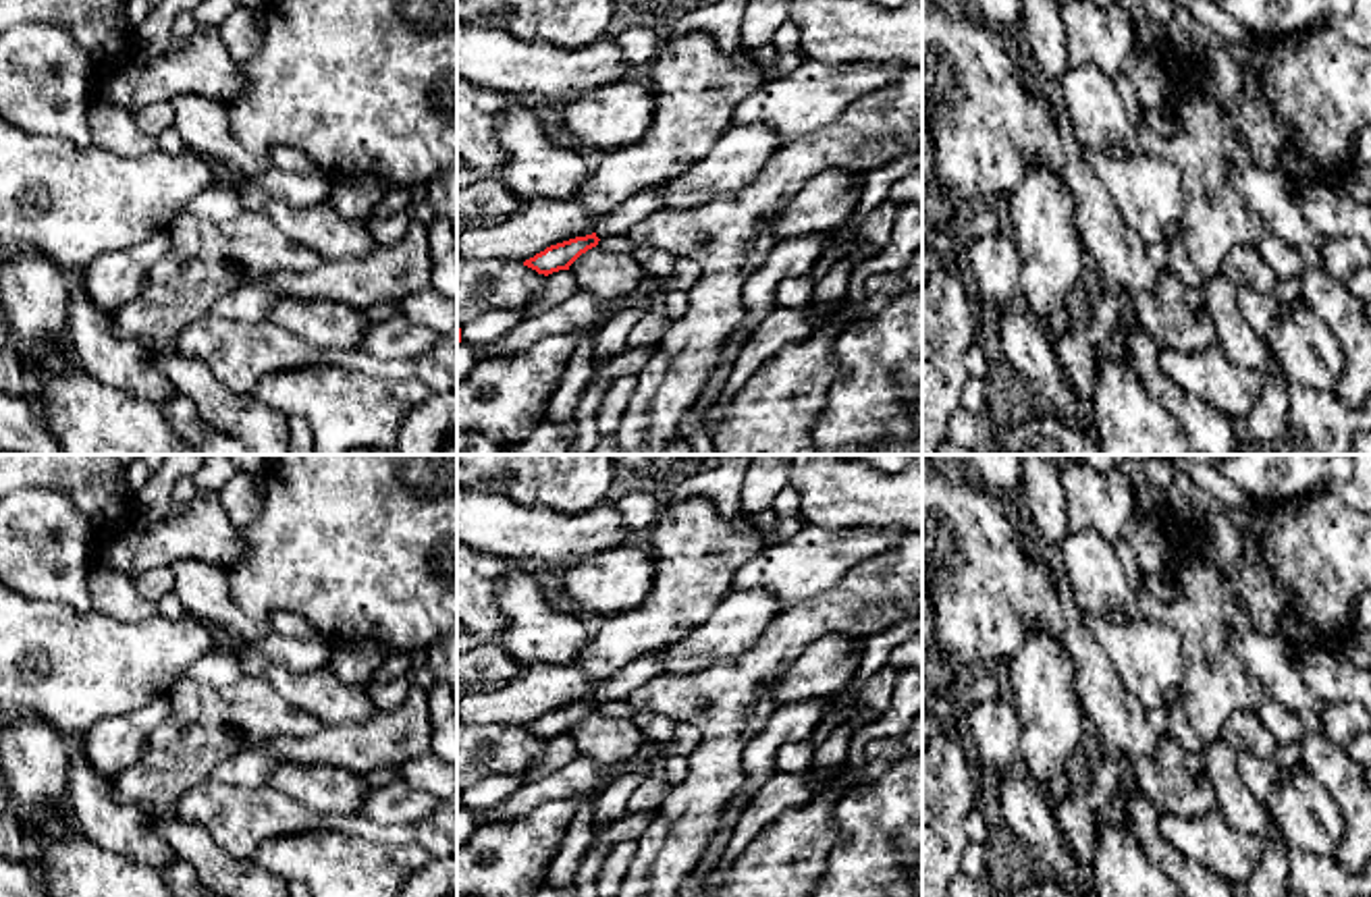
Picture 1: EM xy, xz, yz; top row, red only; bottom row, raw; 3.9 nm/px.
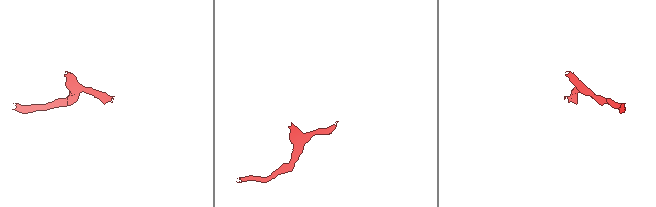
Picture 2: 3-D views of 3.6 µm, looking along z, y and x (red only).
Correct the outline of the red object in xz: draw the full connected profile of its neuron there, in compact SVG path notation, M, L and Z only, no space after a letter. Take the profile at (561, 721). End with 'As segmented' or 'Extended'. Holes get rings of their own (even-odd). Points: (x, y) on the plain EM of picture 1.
M658 654L644 656L627 664L621 673L607 679L598 694L592 700L575 702L557 710L546 712L534 723L526 725L523 731L536 735L538 739L553 739L559 735L569 735L569 731L588 714L596 712L602 702L627 700L627 696L650 681L652 677L663 675L663 662Z. Extended

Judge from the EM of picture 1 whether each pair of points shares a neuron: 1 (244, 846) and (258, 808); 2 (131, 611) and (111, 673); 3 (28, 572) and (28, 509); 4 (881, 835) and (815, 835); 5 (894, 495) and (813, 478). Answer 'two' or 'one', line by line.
1: one
2: two
3: one
4: two
5: one

